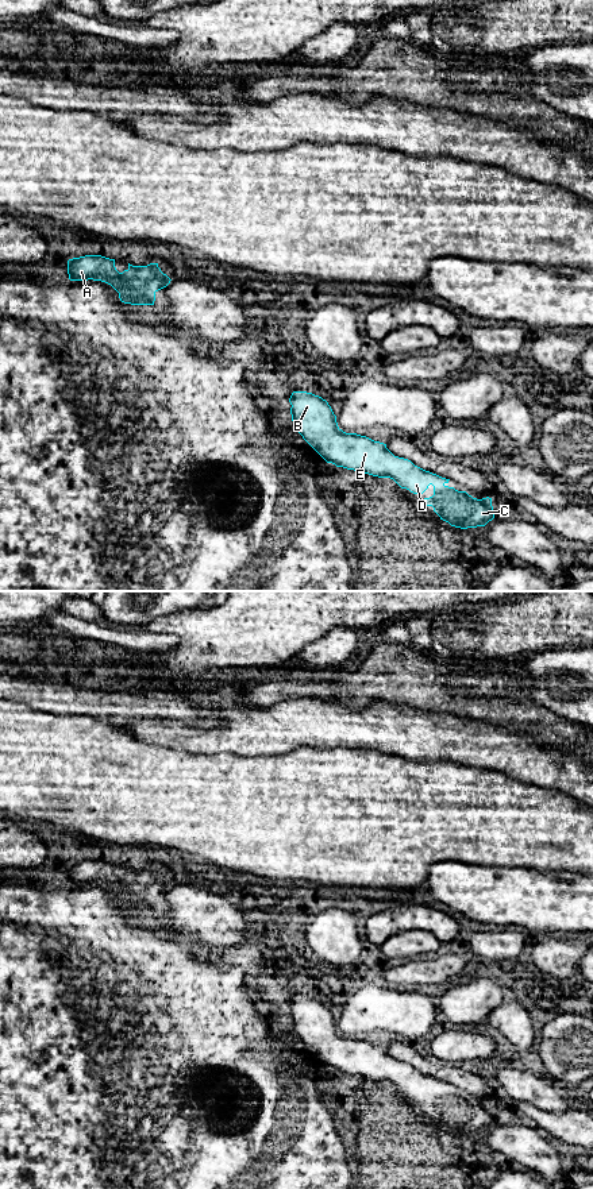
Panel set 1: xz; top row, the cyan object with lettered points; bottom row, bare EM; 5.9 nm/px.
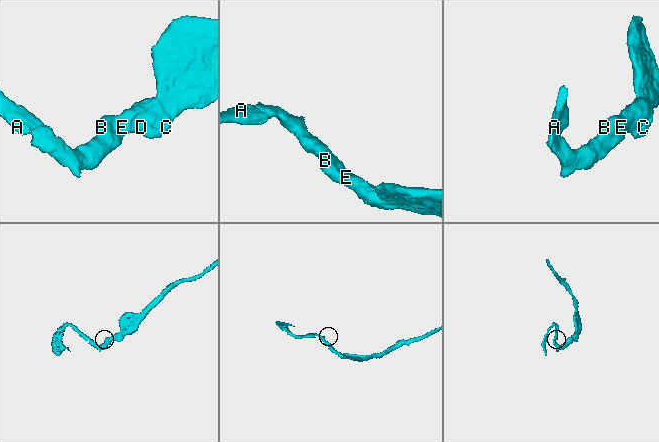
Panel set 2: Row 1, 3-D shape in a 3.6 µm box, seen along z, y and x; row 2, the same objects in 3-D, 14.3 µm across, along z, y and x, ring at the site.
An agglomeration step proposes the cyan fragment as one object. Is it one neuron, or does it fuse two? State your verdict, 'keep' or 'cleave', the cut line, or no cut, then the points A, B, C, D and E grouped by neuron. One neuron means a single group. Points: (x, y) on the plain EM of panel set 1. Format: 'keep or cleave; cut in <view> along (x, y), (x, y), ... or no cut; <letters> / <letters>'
keep; no cut; A B C D E

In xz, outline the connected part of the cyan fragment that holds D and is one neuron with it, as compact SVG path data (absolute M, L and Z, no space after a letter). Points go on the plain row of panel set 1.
M293 996L289 1007L293 1032L327 1068L378 1082L390 1082L413 1099L423 1099L432 1089L434 1100L421 1104L423 1108L432 1111L440 1124L455 1132L485 1131L494 1123L492 1103L477 1104L466 1096L448 1092L450 1084L394 1061L386 1049L343 1036L331 1011L321 1001Z

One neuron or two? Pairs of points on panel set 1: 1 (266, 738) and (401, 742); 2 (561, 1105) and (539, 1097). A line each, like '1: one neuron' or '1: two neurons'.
1: one neuron
2: one neuron

